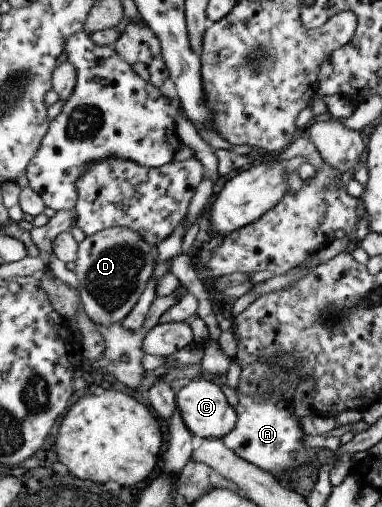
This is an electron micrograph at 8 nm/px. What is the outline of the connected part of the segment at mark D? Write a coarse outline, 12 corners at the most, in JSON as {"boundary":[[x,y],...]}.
{"boundary":[[121,226],[86,235],[74,271],[99,326],[122,323],[160,255]]}

